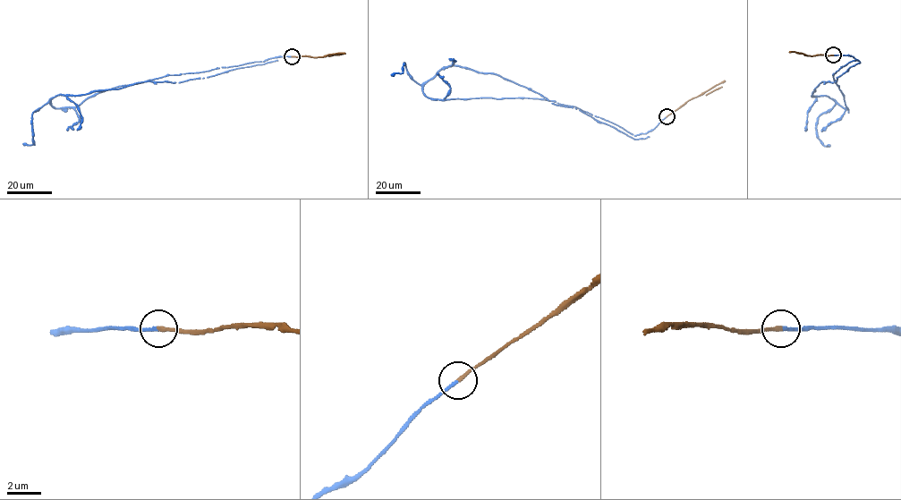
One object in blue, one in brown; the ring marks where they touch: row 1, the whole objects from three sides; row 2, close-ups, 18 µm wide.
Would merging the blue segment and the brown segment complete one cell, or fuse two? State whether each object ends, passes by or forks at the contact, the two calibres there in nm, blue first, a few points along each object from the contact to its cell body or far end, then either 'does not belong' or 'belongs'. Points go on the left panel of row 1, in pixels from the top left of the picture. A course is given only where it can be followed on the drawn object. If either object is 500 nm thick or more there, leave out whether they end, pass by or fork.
blue ends; brown ends; calibres 180 and 200 nm; course blue (292, 56), (115, 87), (75, 106), (51, 105), (58, 95), (204, 78); course brown (292, 56), (324, 57), (345, 54); belongs

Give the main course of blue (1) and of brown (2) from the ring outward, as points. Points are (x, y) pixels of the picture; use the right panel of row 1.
1: (833, 55), (856, 60), (833, 74), (847, 109), (827, 96), (811, 97), (819, 83), (835, 82), (837, 77)
2: (833, 55), (807, 55), (789, 52)

